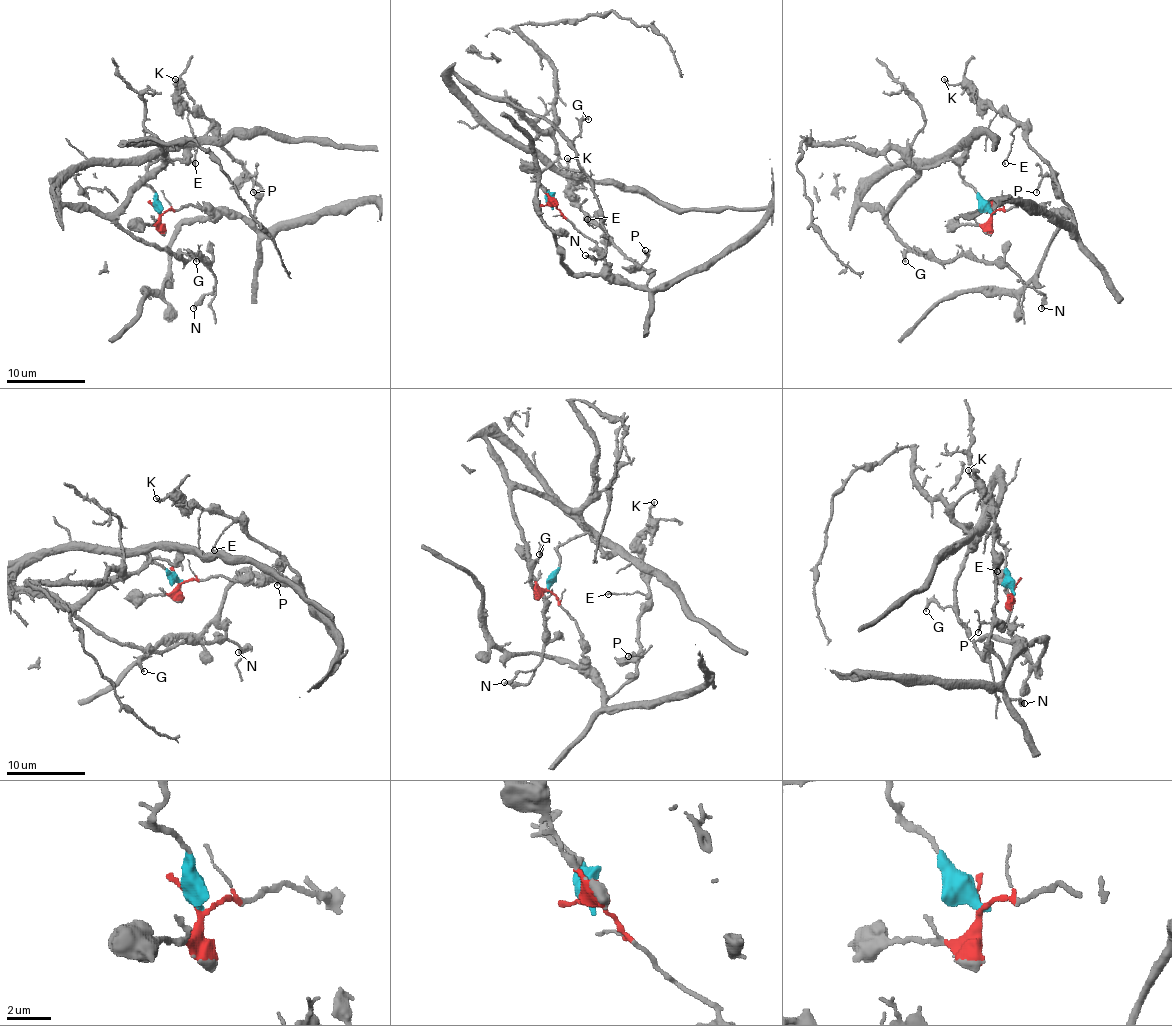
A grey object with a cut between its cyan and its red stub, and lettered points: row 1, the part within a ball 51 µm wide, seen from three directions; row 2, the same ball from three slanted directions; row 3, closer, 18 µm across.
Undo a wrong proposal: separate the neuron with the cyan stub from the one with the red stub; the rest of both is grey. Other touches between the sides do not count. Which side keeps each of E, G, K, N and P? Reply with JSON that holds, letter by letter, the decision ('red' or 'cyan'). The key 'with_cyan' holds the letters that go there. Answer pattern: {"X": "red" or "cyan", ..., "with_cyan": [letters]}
{"E": "red", "G": "cyan", "K": "red", "N": "cyan", "P": "red", "with_cyan": ["G", "N"]}

